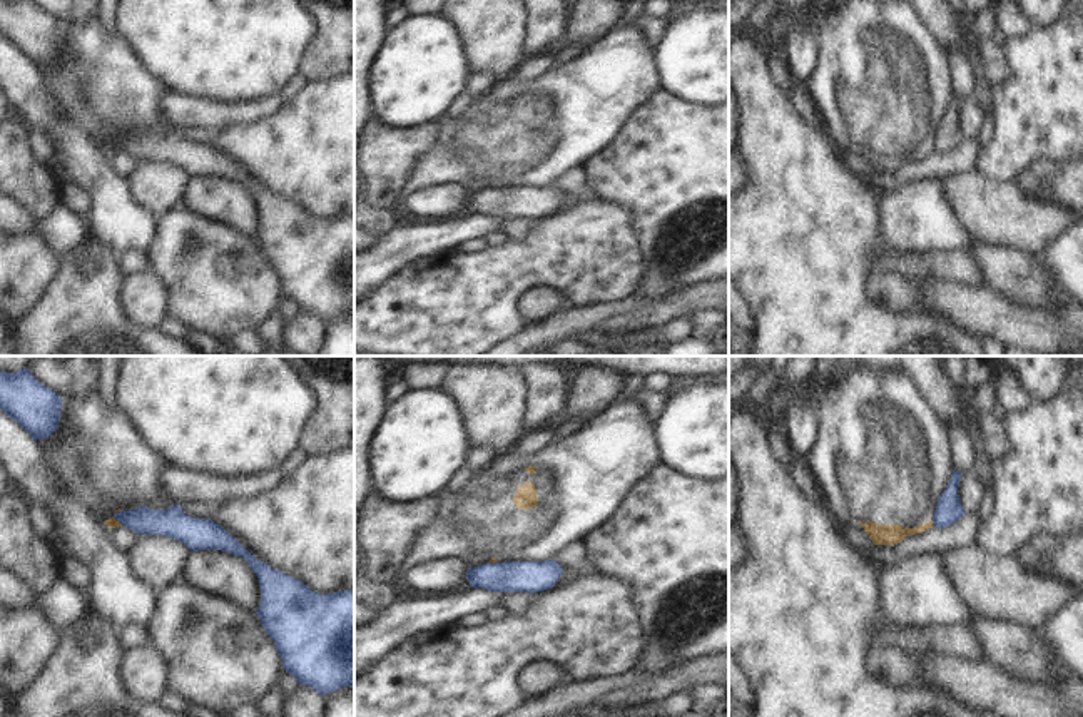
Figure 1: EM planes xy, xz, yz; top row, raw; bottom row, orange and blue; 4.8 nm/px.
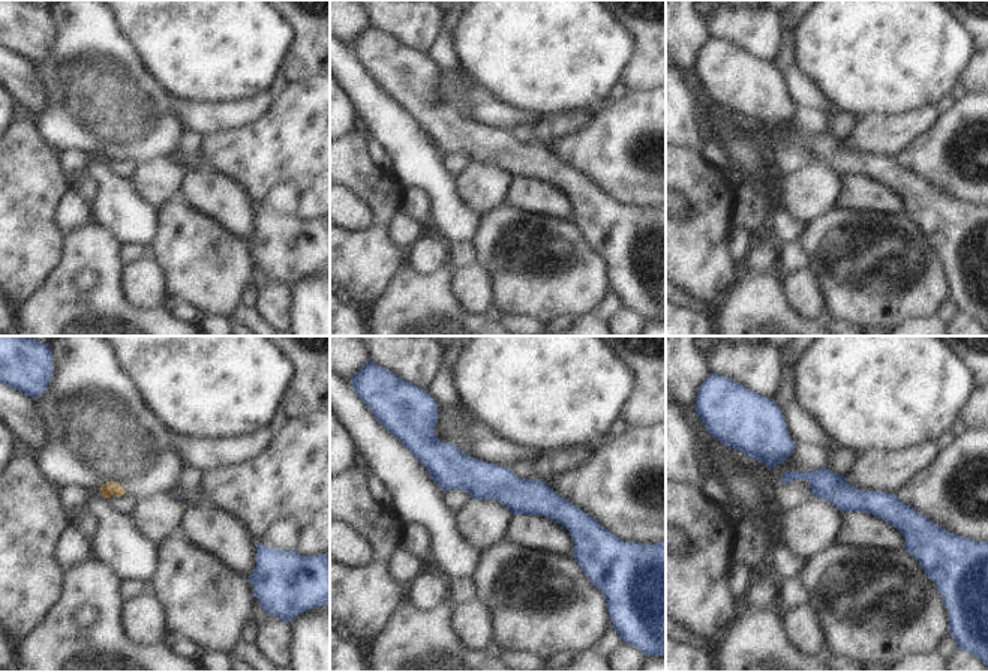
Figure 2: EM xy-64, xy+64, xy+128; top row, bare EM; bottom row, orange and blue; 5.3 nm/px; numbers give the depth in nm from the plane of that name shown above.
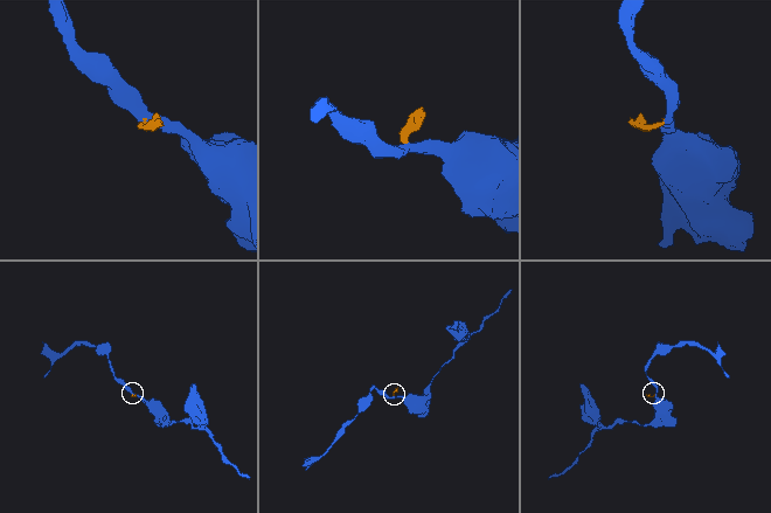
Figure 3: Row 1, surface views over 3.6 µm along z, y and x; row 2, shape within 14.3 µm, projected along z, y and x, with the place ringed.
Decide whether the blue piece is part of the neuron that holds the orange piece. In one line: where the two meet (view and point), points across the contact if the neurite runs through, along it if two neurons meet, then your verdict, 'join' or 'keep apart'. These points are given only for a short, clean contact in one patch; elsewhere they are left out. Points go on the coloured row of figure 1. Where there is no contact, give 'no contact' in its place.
yz (933, 523) | along yz (931, 520), (935, 525) | keep apart

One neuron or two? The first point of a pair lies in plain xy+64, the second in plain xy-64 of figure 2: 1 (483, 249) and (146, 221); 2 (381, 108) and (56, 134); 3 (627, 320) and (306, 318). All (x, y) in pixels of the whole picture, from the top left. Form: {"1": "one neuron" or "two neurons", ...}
{"1": "two neurons", "2": "two neurons", "3": "two neurons"}

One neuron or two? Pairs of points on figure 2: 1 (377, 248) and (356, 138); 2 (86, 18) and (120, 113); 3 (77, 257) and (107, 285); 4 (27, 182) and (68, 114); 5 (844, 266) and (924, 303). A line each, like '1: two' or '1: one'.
1: one
2: one
3: one
4: two
5: one

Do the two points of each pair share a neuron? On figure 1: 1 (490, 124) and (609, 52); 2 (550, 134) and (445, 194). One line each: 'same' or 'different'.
1: same
2: different

